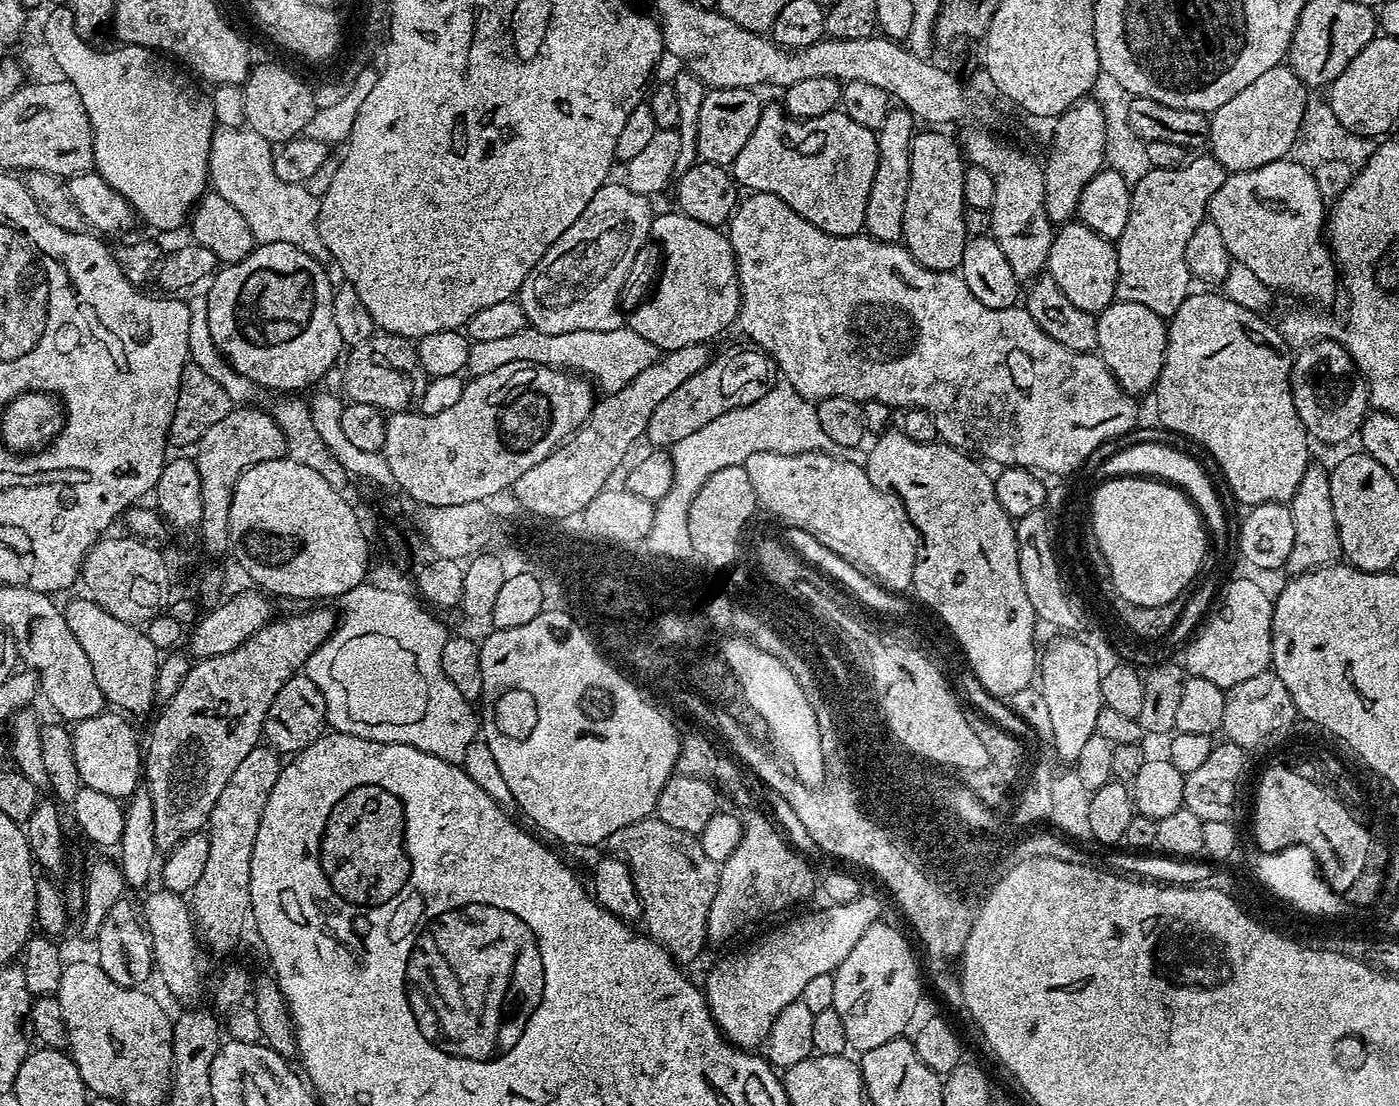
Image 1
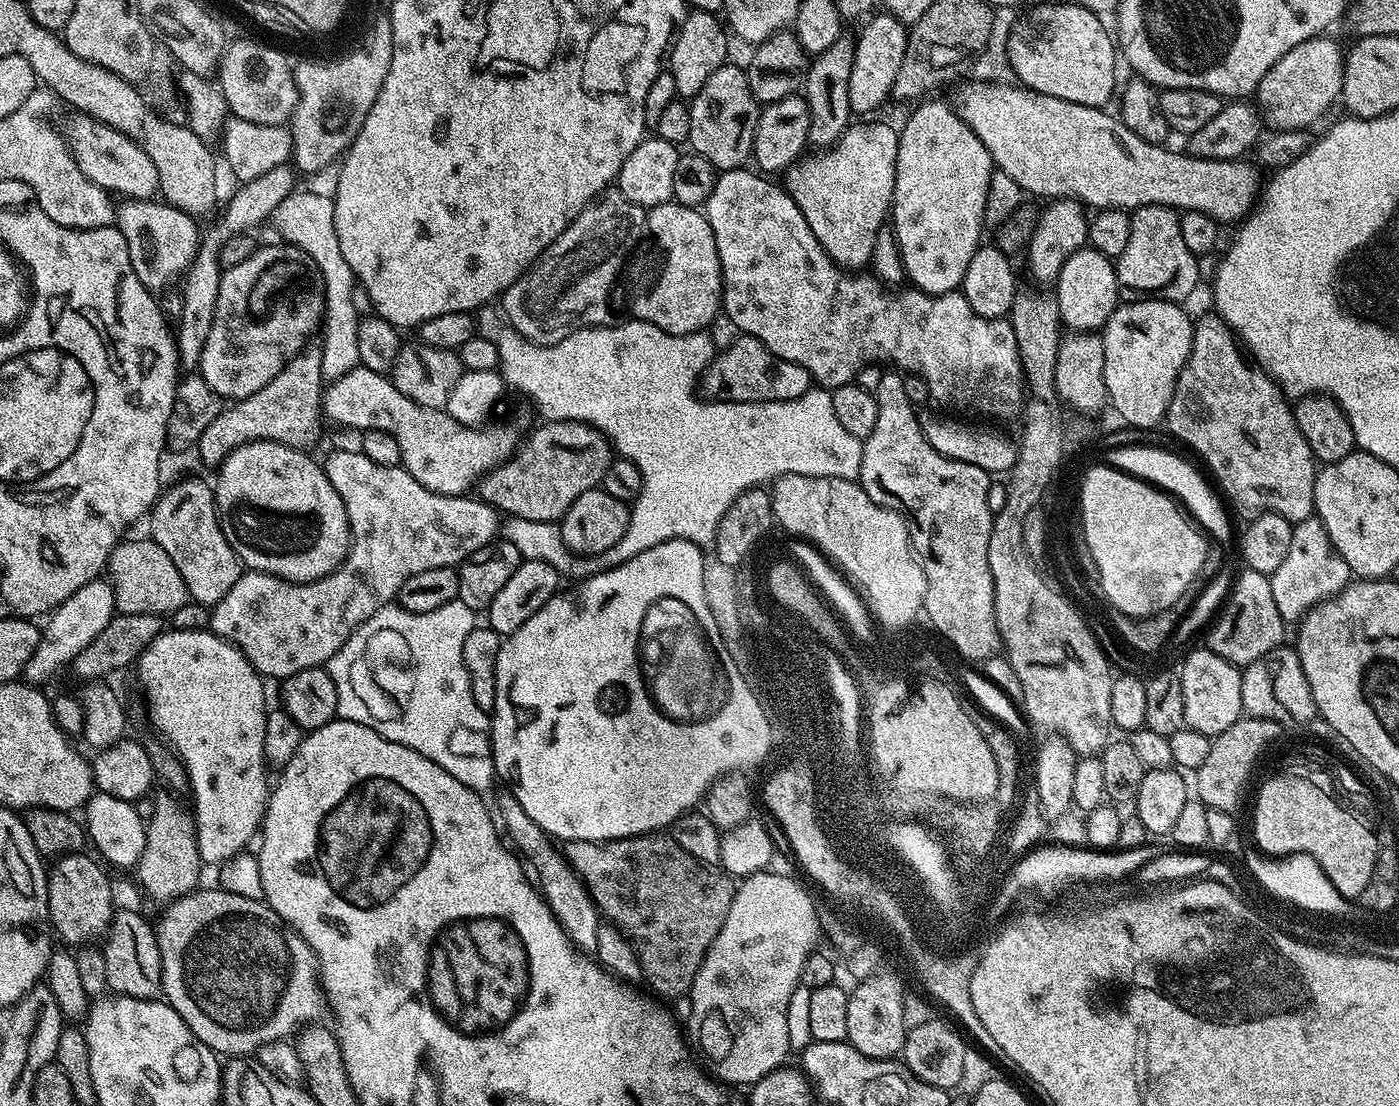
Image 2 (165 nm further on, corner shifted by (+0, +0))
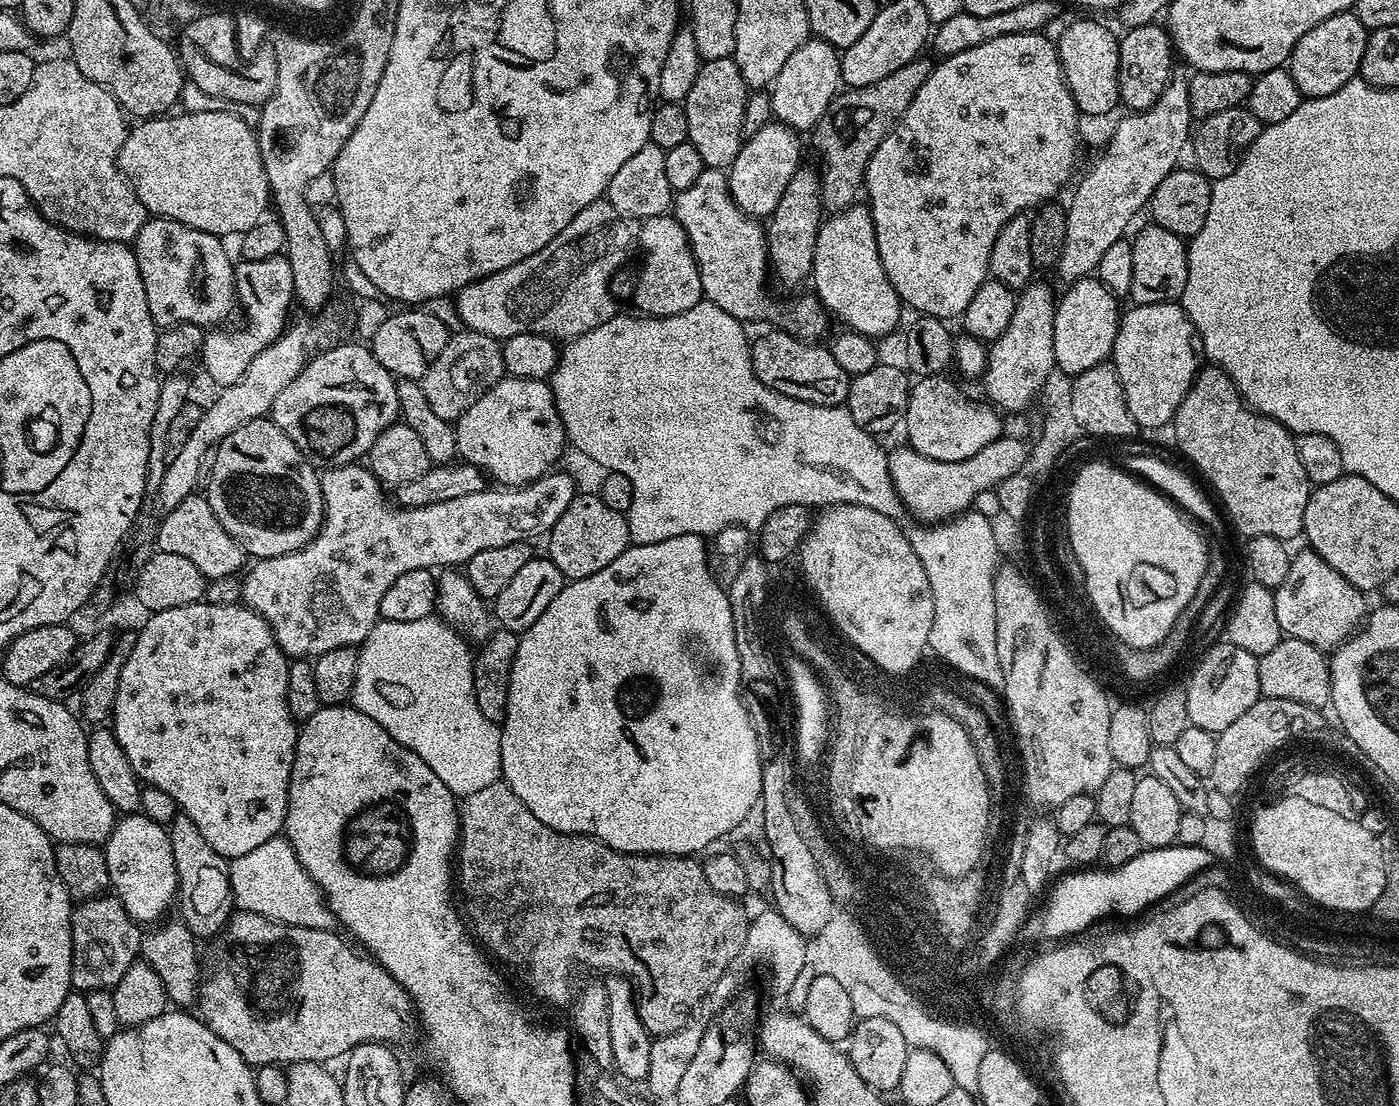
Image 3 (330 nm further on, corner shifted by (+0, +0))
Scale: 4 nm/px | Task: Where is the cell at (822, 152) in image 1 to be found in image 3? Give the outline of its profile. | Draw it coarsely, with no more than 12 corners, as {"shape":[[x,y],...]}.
{"shape":[[863,203],[818,230],[810,284],[845,329],[888,336],[902,301]]}

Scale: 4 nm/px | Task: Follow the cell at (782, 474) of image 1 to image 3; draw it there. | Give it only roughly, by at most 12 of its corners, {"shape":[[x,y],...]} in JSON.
{"shape":[[829,504],[800,546],[841,628],[888,674],[928,648],[905,529]]}

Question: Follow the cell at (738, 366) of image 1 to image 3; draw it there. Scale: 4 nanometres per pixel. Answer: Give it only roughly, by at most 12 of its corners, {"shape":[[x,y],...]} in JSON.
{"shape":[[787,330],[753,339],[762,386],[843,405],[850,377],[831,347]]}

